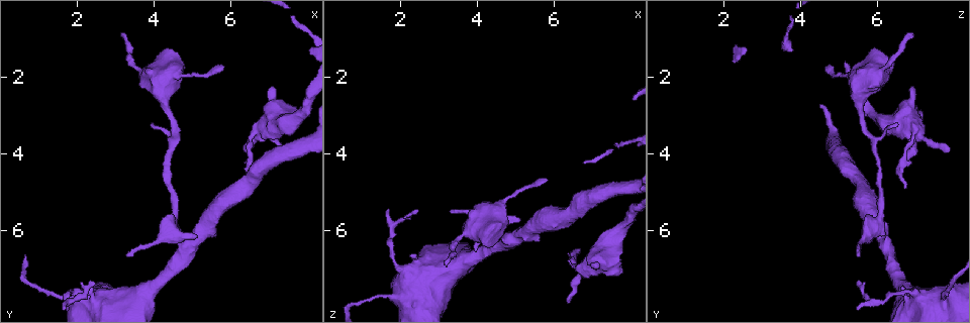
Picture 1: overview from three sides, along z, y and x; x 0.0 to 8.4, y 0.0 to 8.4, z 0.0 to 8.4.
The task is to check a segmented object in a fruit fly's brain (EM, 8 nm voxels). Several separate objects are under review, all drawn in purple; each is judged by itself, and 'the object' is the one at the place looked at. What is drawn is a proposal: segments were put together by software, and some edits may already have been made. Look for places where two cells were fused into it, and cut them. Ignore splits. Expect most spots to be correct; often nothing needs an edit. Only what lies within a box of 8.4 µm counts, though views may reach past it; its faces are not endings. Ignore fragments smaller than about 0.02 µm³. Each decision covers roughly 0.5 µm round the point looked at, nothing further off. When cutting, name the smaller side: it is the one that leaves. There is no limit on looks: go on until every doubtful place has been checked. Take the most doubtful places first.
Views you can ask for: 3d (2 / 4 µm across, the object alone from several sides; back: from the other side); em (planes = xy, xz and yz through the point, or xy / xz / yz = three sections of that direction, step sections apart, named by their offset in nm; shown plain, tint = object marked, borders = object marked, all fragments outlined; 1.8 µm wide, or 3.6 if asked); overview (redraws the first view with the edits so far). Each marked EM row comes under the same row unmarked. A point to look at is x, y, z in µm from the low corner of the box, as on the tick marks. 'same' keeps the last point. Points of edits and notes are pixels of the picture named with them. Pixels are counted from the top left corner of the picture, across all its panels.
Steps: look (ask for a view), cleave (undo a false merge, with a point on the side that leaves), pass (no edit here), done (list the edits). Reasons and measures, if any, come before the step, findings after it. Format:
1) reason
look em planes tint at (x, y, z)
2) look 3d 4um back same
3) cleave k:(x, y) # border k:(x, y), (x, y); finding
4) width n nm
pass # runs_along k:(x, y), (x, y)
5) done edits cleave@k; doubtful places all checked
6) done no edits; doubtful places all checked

arms part here
look em 3.6um planes tint at (7.35, 3.20, 6.45)

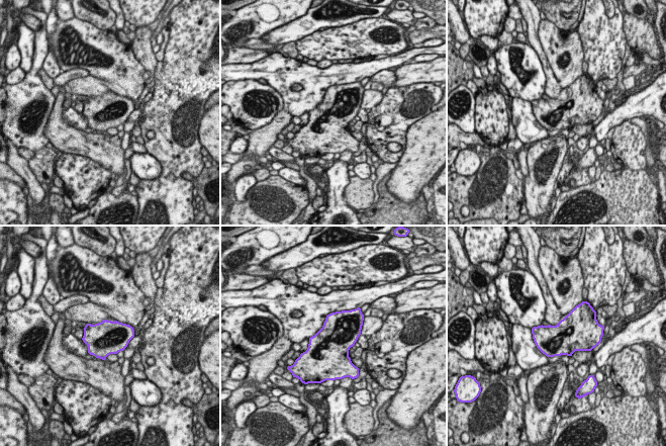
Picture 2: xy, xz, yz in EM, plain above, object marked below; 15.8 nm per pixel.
pass # all the same cell

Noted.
thin neck
look 3d 4um at (1.80, 7.60, 6.50)

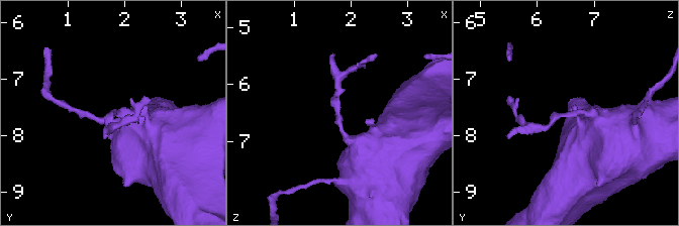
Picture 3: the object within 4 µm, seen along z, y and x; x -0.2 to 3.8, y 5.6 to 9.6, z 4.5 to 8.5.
look em planes tint at (1.75, 7.60, 6.45)

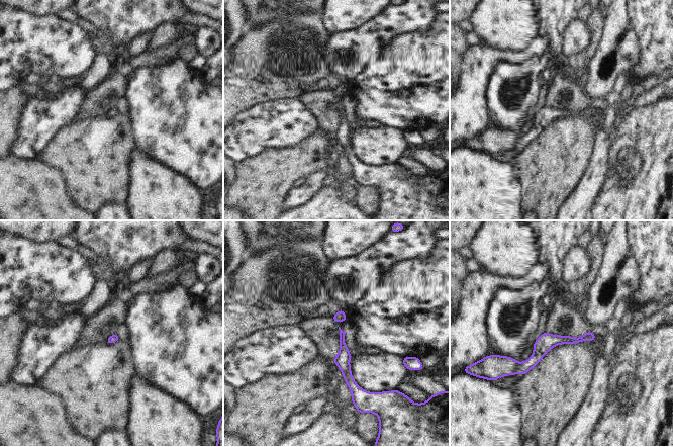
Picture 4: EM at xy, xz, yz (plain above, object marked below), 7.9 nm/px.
pass # runs_along 4:(592, 336), (553, 340), (526, 365), (508, 359); one cell here

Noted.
thick turns thin
look 3d 4um at (4.25, 2.30, 5.60)

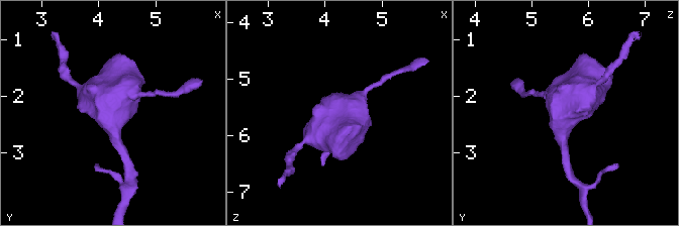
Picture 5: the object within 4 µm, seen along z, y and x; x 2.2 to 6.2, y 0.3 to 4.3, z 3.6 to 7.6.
shape alone is not enough
look em 3.6um yz step 8 tint at (4.25, 2.25, 5.60)

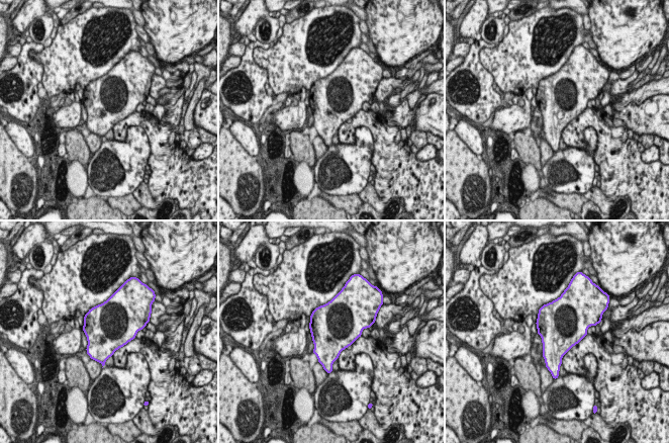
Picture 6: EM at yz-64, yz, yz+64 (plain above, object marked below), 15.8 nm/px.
look em 3.6um planes tint same

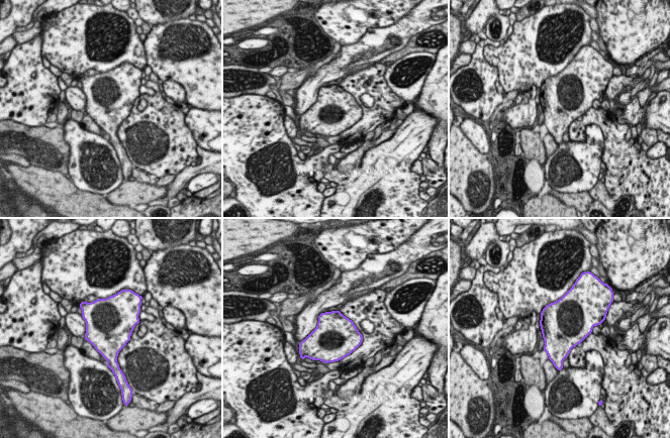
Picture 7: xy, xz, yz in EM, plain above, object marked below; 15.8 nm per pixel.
pass # continuous, no second cell

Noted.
thick turns thin
look 3d 4um at (2.25, 7.75, 7.20)

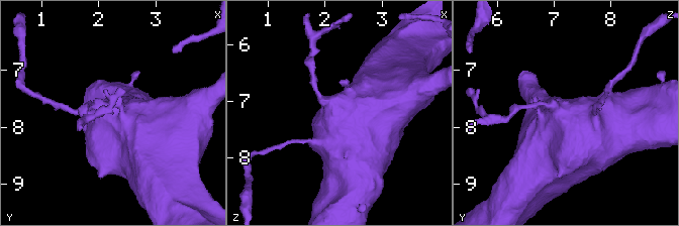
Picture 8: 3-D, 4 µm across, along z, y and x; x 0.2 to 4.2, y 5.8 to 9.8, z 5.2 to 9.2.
shape alone is not enough
look em planes tint at (2.25, 7.80, 7.20)

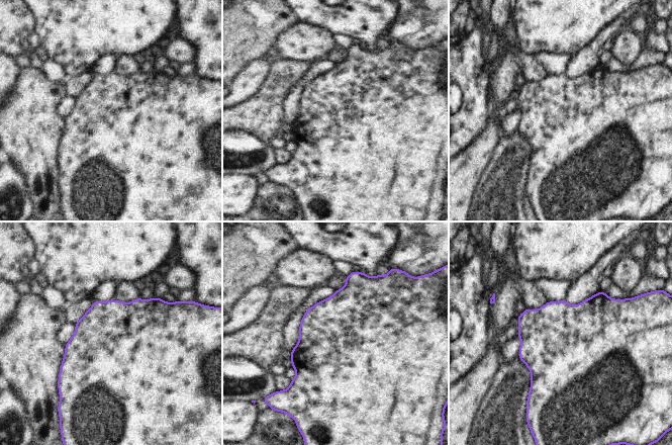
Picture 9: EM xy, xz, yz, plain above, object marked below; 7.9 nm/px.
pass # continuous, no second cell

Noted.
look em planes tint at (4.80, 6.50, 6.20)

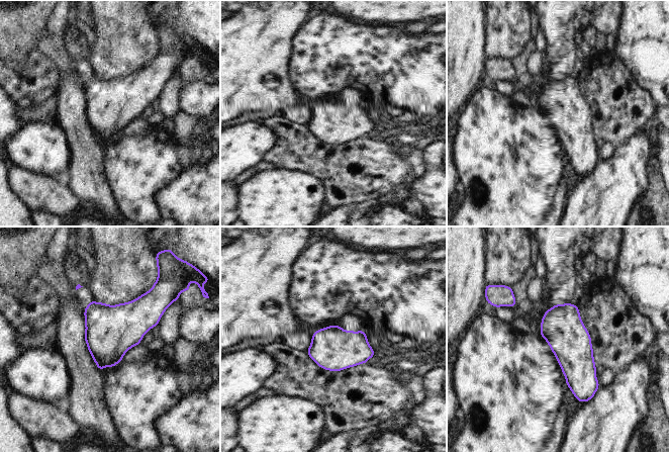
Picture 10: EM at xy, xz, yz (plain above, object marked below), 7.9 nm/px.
pass # all the same cell

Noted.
done no edits; doubtful places all checked

